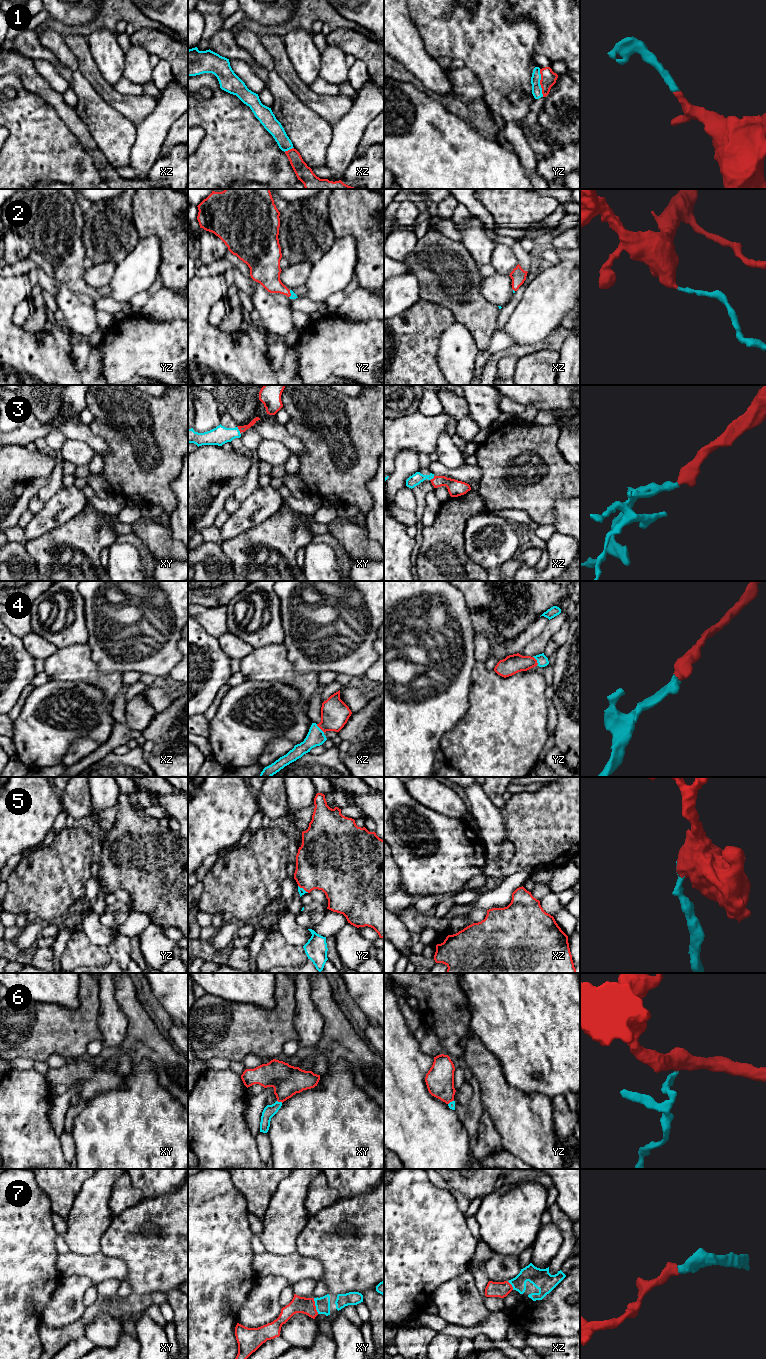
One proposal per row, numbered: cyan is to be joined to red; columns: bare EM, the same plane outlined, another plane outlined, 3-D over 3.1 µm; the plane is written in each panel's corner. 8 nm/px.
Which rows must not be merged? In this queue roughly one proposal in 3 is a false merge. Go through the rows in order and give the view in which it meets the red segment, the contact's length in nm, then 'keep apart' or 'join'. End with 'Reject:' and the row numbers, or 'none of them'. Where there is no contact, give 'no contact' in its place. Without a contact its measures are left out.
1: yz | 220 nm | join
2: yz | 60 nm | join
3: xy | 60 nm | join
4: yz | 90 nm | join
5: yz | 110 nm | join
6: xy | 50 nm | keep apart
7: xy | 130 nm | join
Reject: 6

